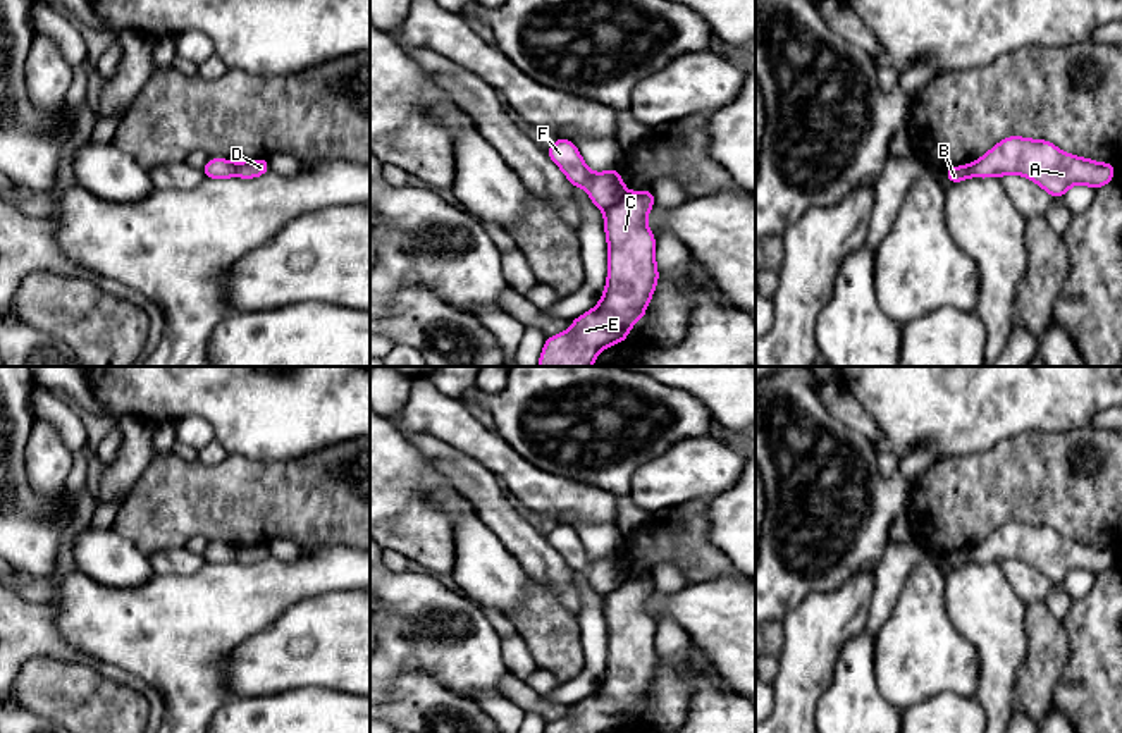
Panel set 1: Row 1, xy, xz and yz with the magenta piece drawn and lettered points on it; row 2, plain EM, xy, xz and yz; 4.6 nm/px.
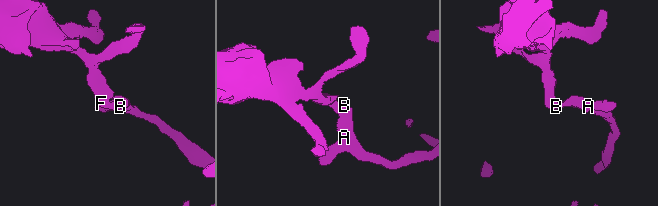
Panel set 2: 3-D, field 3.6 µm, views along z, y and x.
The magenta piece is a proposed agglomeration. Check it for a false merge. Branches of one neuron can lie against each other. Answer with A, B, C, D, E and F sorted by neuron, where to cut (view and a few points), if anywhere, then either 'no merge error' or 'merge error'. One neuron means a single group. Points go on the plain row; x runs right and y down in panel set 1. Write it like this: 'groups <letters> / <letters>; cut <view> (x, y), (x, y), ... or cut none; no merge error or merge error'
groups A C D E / B F; cut xz (625, 577), (604, 597); merge error

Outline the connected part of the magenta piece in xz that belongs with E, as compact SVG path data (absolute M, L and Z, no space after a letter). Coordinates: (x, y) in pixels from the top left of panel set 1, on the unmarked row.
M650 575L625 578L604 597L607 625L607 666L601 687L587 699L576 702L571 712L549 721L544 733L609 733L623 728L630 714L645 702L645 695L659 666L656 652L656 621L647 613L647 601L656 590Z

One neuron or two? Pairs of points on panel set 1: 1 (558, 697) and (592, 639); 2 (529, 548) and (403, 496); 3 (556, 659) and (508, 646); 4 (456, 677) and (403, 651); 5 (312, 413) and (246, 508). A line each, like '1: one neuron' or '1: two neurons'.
1: one neuron
2: two neurons
3: two neurons
4: one neuron
5: two neurons

